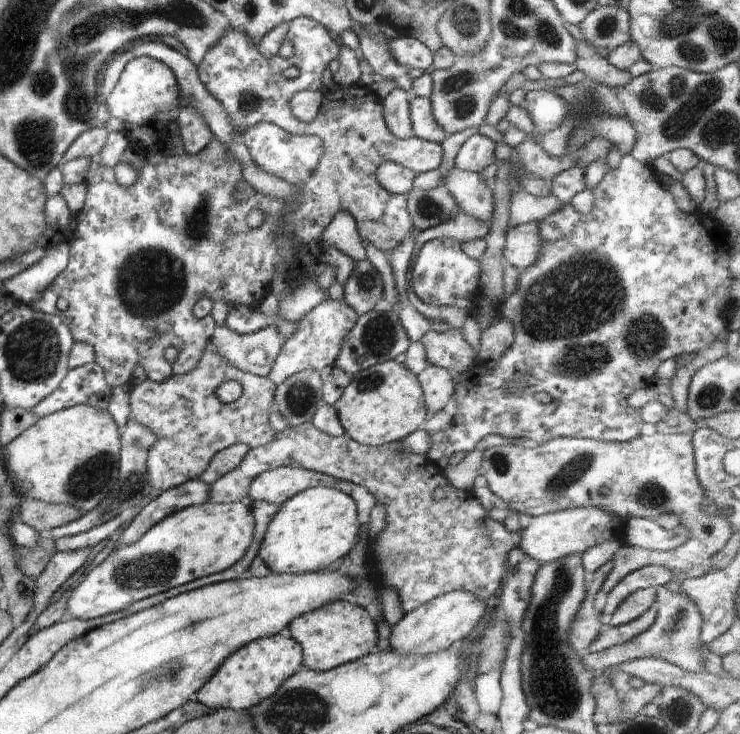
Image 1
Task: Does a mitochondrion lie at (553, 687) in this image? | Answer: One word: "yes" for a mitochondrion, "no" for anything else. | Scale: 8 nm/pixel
yes

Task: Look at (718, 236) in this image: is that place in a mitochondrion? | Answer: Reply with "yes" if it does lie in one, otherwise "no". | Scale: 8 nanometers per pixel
no

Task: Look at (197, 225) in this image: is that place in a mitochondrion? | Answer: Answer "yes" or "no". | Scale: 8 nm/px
yes

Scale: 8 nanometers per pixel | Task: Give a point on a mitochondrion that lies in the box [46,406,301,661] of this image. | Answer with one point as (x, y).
(151, 570)

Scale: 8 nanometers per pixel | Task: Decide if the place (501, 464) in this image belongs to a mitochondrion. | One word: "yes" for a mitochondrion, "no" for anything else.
yes

